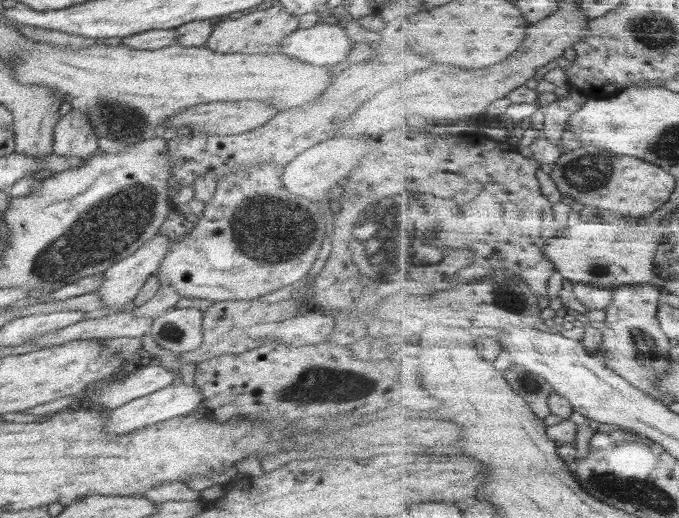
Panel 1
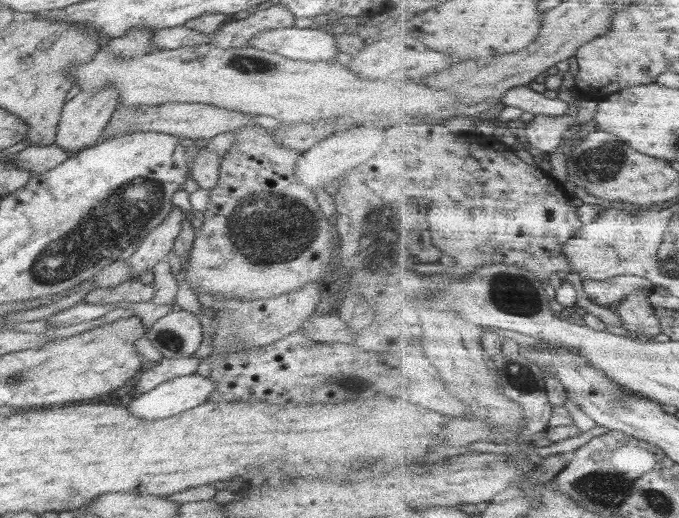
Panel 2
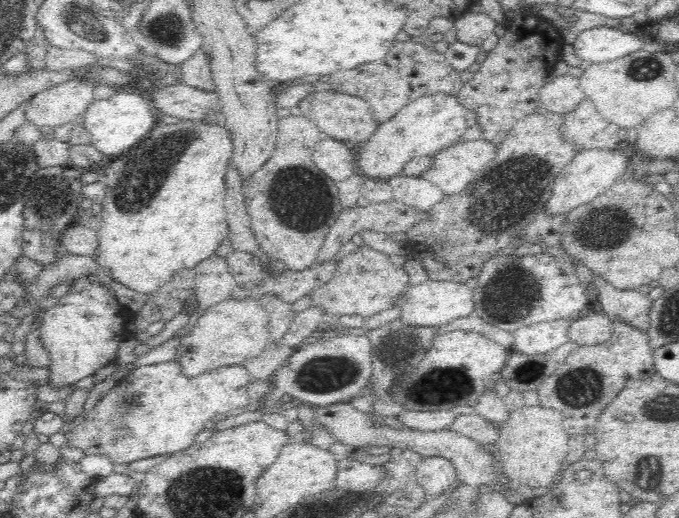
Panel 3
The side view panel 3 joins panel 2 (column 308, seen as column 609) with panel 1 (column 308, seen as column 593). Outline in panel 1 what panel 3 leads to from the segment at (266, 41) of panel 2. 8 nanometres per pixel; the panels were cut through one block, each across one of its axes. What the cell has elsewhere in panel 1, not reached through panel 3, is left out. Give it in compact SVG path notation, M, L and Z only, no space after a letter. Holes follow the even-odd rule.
M334 20L312 28L298 29L282 40L282 52L314 66L334 66L348 58L355 42Z

